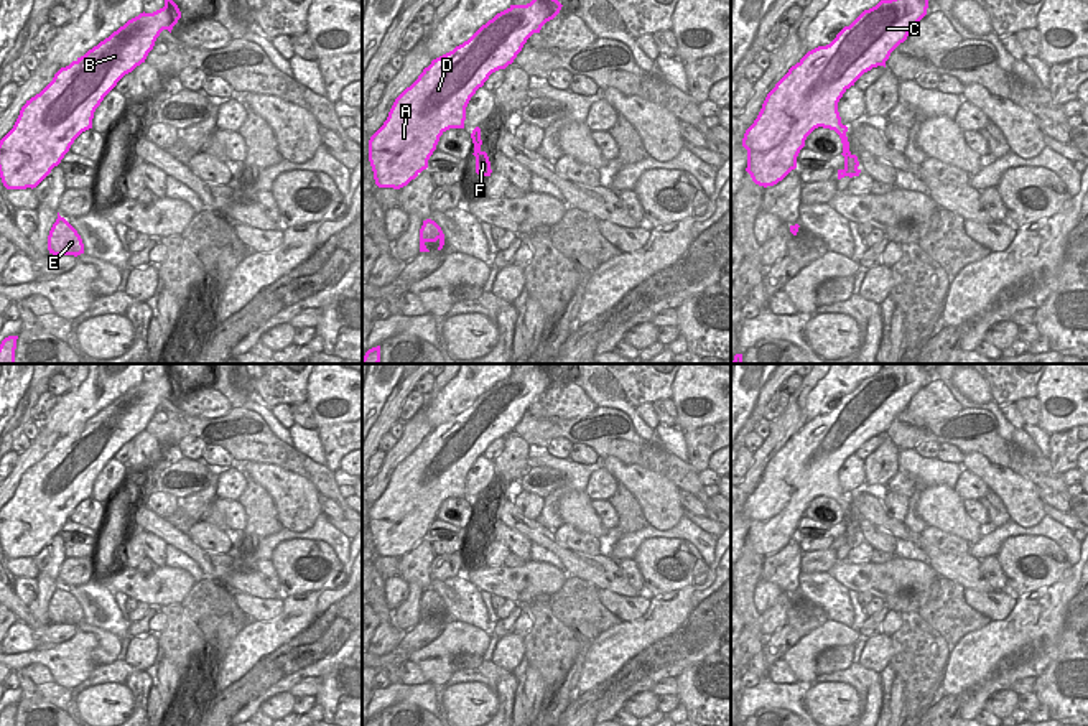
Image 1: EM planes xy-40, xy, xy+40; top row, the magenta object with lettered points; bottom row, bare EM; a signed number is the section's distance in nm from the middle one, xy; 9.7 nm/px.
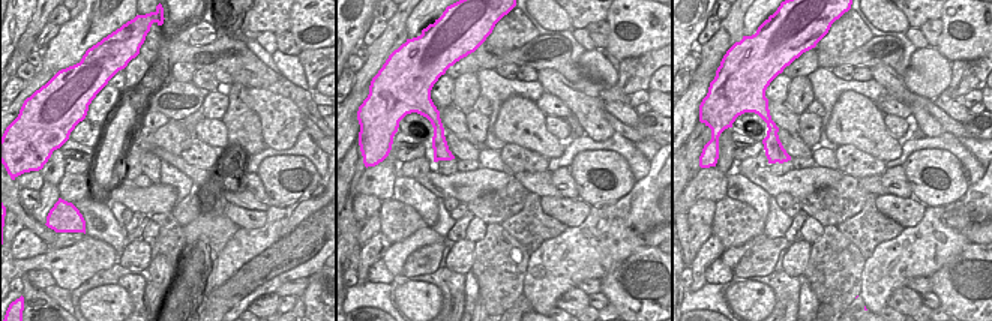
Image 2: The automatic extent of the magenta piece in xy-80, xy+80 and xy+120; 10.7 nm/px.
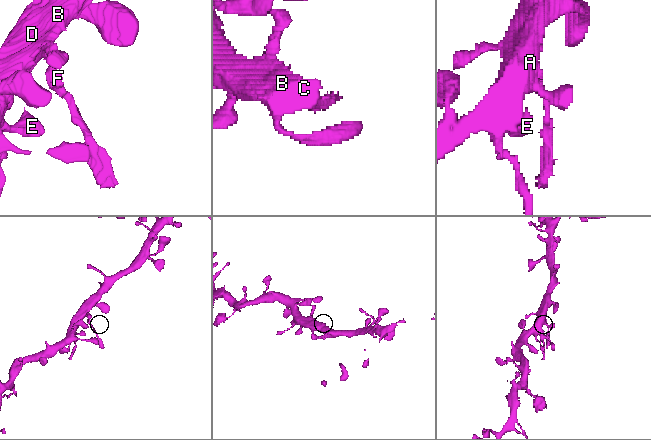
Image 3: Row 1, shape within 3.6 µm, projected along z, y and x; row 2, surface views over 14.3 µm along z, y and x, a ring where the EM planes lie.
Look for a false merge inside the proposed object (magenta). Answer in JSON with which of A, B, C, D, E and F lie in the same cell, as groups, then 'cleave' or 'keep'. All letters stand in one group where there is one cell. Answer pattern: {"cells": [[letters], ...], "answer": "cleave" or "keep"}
{"cells": [["A", "B", "C", "D", "E", "F"]], "answer": "keep"}

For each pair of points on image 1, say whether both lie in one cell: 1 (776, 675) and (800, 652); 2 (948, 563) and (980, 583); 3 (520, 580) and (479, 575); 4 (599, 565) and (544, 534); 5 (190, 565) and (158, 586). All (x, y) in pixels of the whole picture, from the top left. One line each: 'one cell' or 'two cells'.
1: two cells
2: one cell
3: one cell
4: one cell
5: two cells

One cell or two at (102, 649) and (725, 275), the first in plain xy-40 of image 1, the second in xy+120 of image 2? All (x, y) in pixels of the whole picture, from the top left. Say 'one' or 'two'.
two

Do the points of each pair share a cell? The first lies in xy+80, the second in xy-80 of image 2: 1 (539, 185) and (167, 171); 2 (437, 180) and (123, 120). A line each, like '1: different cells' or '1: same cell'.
1: different cells
2: different cells

